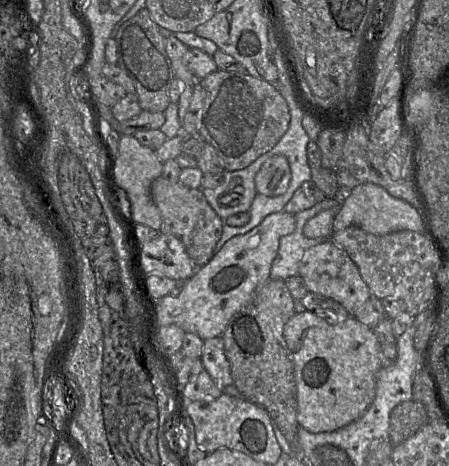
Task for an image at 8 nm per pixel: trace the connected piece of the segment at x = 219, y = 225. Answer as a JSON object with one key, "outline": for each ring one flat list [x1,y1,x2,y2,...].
{"outline":[[161,176,152,183,150,193,162,216,159,233,177,237,184,244,196,268,207,264,214,255,215,246,222,235,224,221,210,206,201,189,187,187,179,181,171,182]]}

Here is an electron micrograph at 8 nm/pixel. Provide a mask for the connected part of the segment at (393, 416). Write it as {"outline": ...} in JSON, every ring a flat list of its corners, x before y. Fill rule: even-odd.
{"outline":[[408,400,398,404,390,414,389,436,397,446,414,435,430,421,422,403]]}

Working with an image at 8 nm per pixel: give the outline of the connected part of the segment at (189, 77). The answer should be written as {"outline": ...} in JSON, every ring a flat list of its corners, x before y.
{"outline":[[172,32,165,33,167,56,172,64,175,77,180,79,183,83,183,91,177,102,178,117,182,124,191,102,193,89,196,83,201,79,197,79,188,69,188,49,195,47,188,47,178,40]]}

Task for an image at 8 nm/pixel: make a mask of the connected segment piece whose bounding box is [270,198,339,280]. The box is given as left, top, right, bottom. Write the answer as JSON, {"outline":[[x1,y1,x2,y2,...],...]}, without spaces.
{"outline":[[325,198,315,203,311,208,296,213,296,228,293,233,280,238,278,253,270,269,270,279,286,280,298,275,299,262,304,252,311,246,320,244,328,238,307,238,303,234,305,223,319,212,338,206,338,200]]}

